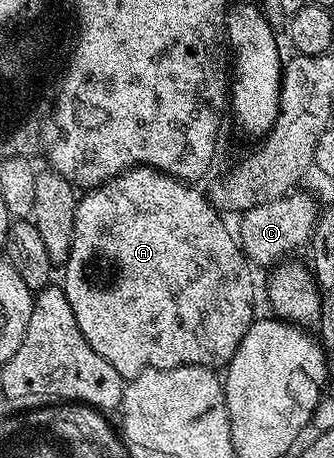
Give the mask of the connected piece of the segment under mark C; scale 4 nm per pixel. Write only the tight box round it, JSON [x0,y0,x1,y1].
[237,190,317,266]

